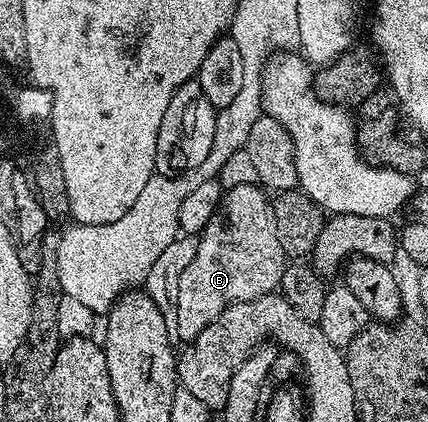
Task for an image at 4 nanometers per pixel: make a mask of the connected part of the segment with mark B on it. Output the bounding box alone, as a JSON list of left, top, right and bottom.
[174,182,286,341]

